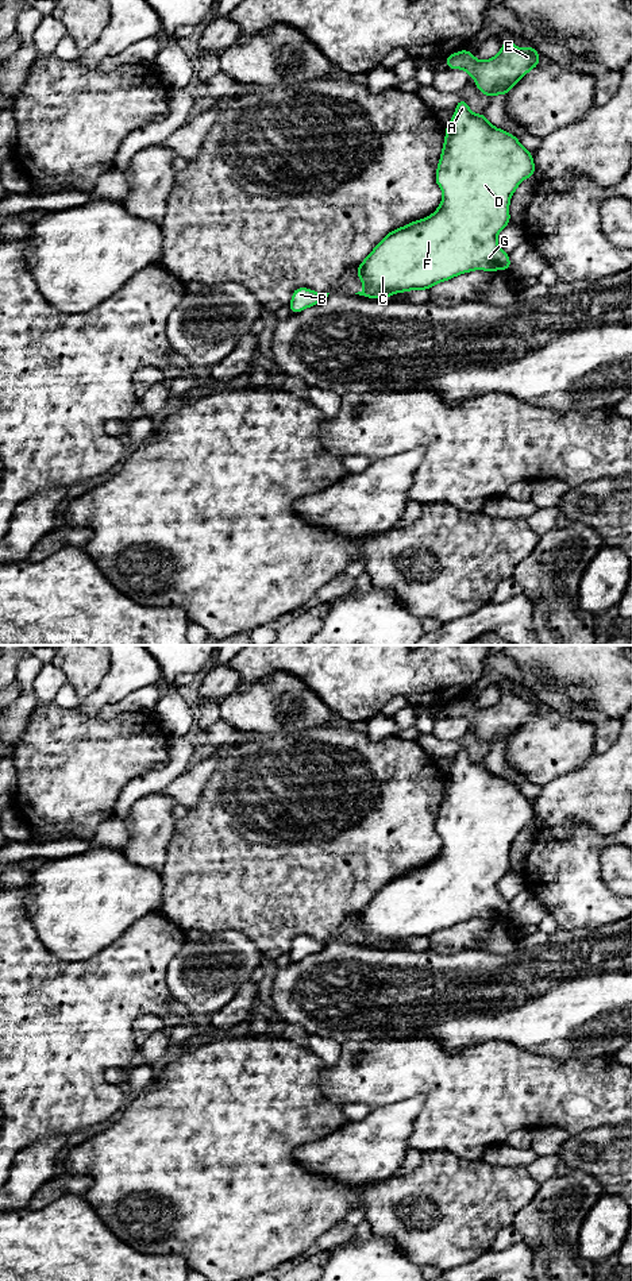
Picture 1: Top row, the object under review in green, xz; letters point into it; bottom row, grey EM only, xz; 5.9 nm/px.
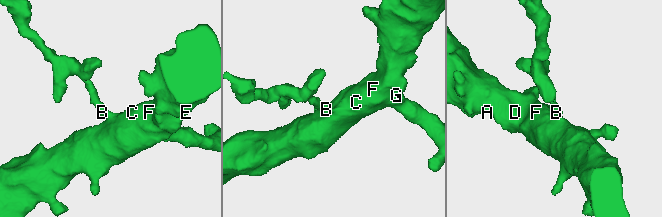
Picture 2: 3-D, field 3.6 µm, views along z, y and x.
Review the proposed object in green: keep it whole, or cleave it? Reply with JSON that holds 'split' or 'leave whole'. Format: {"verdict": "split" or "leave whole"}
{"verdict": "leave whole"}

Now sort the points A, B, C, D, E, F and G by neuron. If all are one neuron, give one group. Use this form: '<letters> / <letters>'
A B C D E F G

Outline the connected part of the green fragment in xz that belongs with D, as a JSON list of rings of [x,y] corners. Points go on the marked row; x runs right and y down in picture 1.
[[[459,99],[451,121],[446,126],[446,138],[436,169],[435,181],[443,192],[442,204],[428,217],[412,221],[389,232],[357,267],[363,282],[362,292],[355,294],[369,298],[388,298],[409,290],[428,290],[431,286],[448,281],[473,270],[509,270],[509,255],[497,244],[497,235],[510,223],[509,202],[519,184],[535,175],[532,153],[519,139],[492,126],[483,112],[474,115],[467,103]]]

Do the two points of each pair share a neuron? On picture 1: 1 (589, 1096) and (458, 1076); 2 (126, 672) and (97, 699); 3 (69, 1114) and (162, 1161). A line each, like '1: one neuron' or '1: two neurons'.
1: one neuron
2: one neuron
3: two neurons

